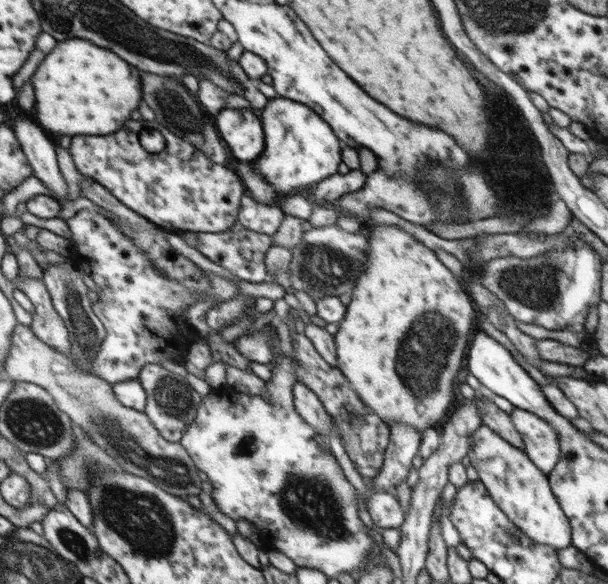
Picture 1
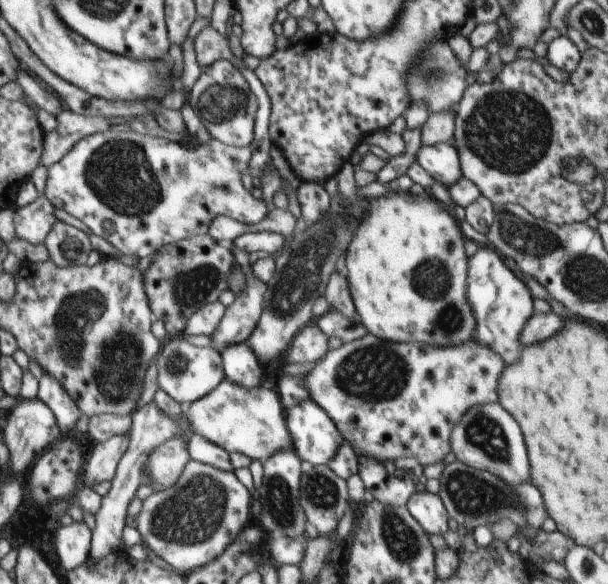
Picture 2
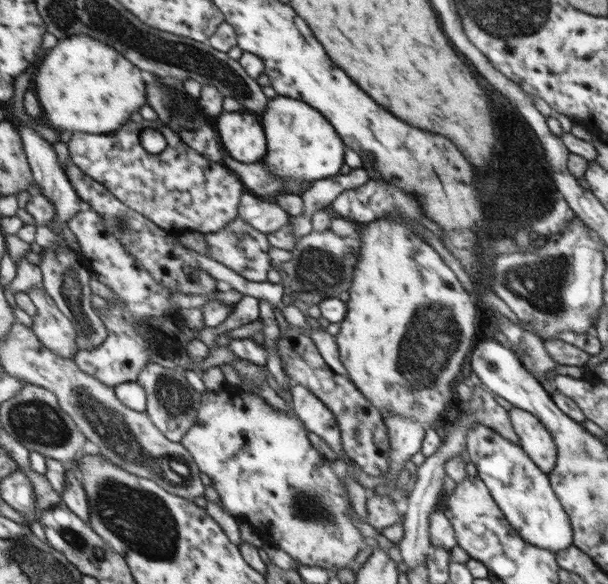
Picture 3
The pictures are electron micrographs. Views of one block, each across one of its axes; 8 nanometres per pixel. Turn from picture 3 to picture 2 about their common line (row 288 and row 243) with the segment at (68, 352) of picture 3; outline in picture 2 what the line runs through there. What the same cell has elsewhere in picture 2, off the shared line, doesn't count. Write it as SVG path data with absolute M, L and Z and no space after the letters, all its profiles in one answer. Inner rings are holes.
M44 195L24 208L17 208L14 216L16 236L27 239L33 245L42 244L57 220L55 210L55 206Z

